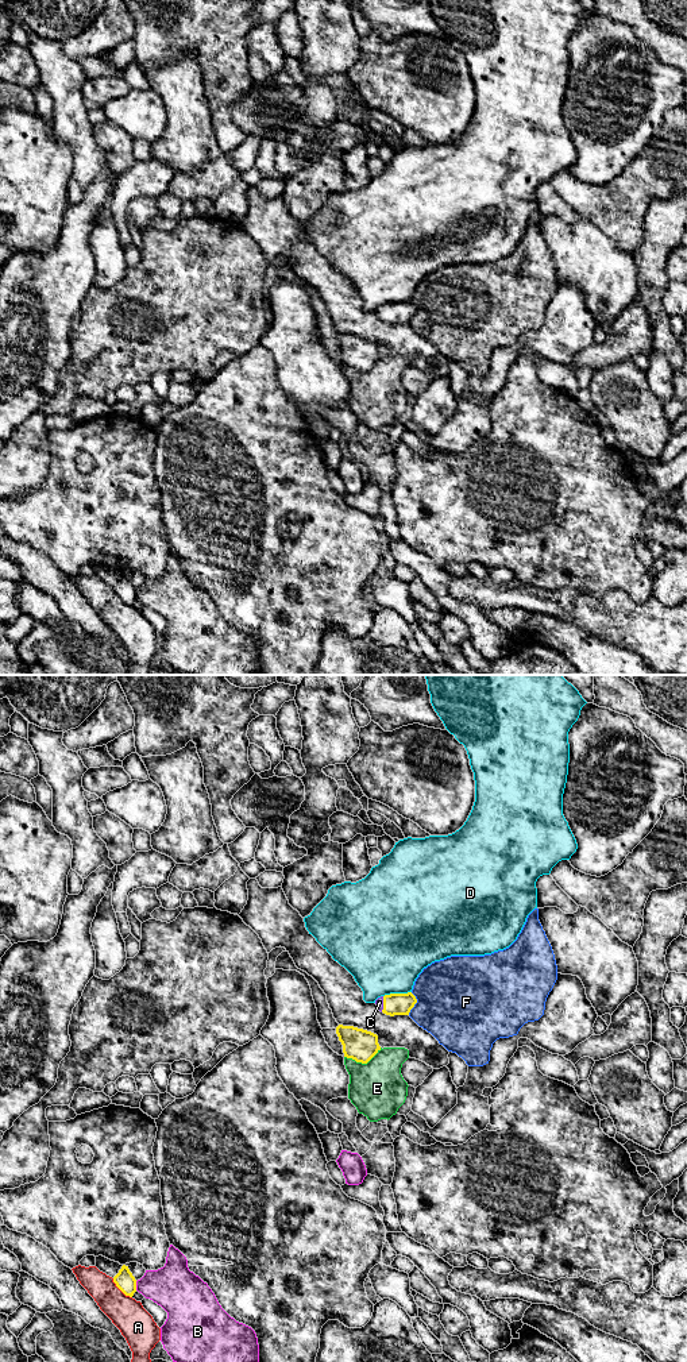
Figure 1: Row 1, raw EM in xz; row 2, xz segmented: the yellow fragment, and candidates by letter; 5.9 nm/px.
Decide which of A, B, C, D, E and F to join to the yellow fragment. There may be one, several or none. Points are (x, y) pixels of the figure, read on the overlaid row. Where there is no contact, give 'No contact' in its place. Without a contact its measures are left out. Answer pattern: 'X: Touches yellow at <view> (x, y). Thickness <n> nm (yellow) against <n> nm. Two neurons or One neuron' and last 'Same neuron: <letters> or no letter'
A: Touches yellow at xz (120, 1289). Thickness 120 nm (yellow) against 200 nm. Two neurons
B: Touches yellow at xz (135, 1285). Thickness 120 nm (yellow) against 280 nm. Two neurons
C: Touches yellow at xz (383, 1004). Thickness 130 nm (yellow) against 50 nm. One neuron
D: Touches yellow at xz (397, 994). Thickness 130 nm (yellow) against 460 nm. Two neurons
E: Touches yellow at xz (362, 1063). Thickness 190 nm (yellow) against 320 nm. Two neurons
F: Touches yellow at xz (416, 1002). Thickness 130 nm (yellow) against 500 nm. Two neurons
Same neuron: C

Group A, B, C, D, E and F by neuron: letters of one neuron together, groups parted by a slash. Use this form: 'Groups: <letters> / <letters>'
Groups: A / B / C / D / E / F

